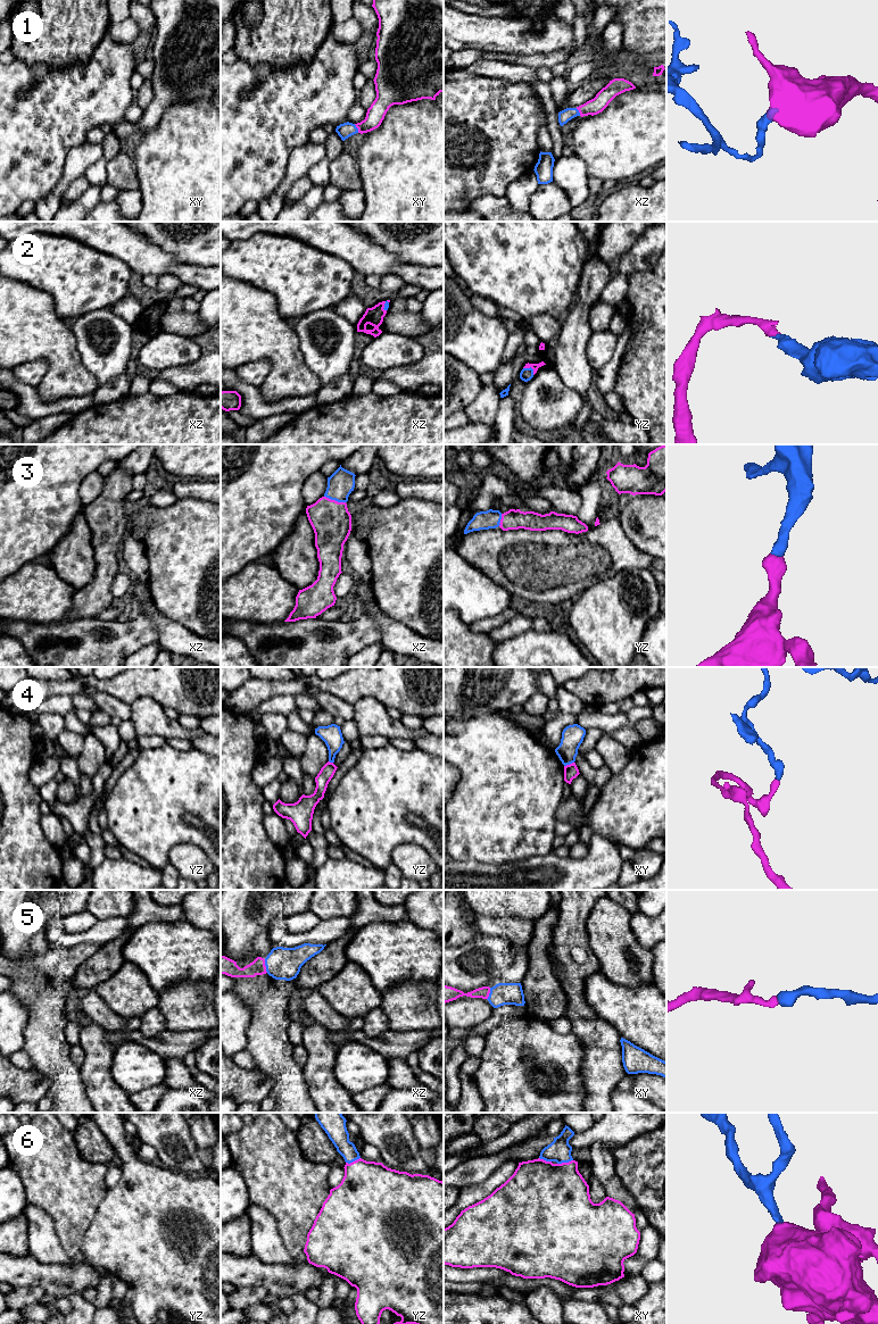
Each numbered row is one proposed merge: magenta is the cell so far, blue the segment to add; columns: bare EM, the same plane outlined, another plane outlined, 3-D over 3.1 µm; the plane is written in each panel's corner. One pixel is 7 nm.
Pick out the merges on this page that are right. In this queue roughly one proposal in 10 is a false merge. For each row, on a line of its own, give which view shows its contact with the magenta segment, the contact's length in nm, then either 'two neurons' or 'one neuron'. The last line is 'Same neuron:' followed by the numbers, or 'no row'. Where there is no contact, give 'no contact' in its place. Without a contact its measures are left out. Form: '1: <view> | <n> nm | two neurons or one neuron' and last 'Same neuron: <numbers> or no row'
1: xy | 70 nm | one neuron
2: yz | 90 nm | one neuron
3: xz | 160 nm | one neuron
4: xy | 80 nm | two neurons
5: xz | 100 nm | one neuron
6: xy | 120 nm | one neuron
Same neuron: 1, 2, 3, 5, 6

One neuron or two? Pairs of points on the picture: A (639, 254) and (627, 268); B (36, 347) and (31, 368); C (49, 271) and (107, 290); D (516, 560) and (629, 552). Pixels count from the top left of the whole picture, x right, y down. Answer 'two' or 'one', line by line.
A: one
B: two
C: one
D: one

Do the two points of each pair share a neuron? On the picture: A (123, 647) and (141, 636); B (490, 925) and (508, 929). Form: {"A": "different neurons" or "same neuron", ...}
{"A": "same neuron", "B": "same neuron"}

